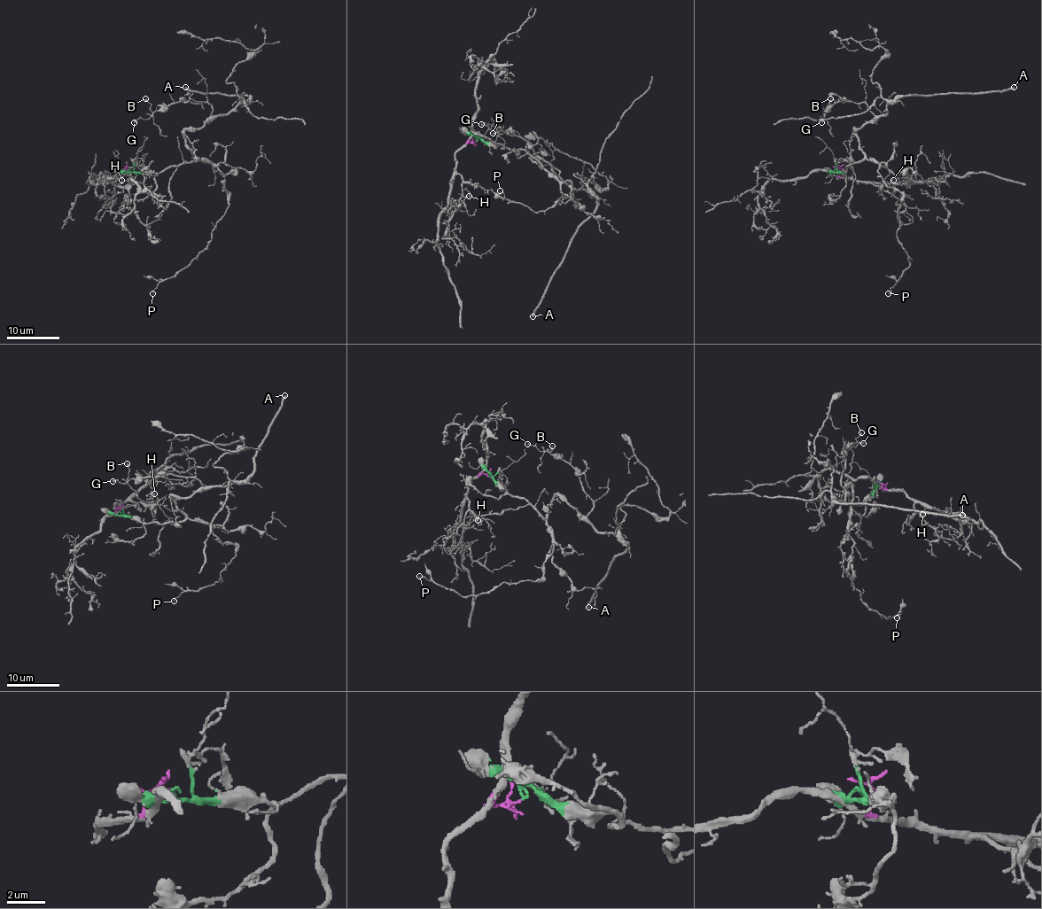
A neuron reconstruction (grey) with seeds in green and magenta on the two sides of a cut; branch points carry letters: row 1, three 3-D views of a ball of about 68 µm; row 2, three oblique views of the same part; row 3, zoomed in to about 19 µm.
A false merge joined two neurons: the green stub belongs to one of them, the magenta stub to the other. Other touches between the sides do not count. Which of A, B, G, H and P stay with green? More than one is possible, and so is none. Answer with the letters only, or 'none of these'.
A, B, G, P

